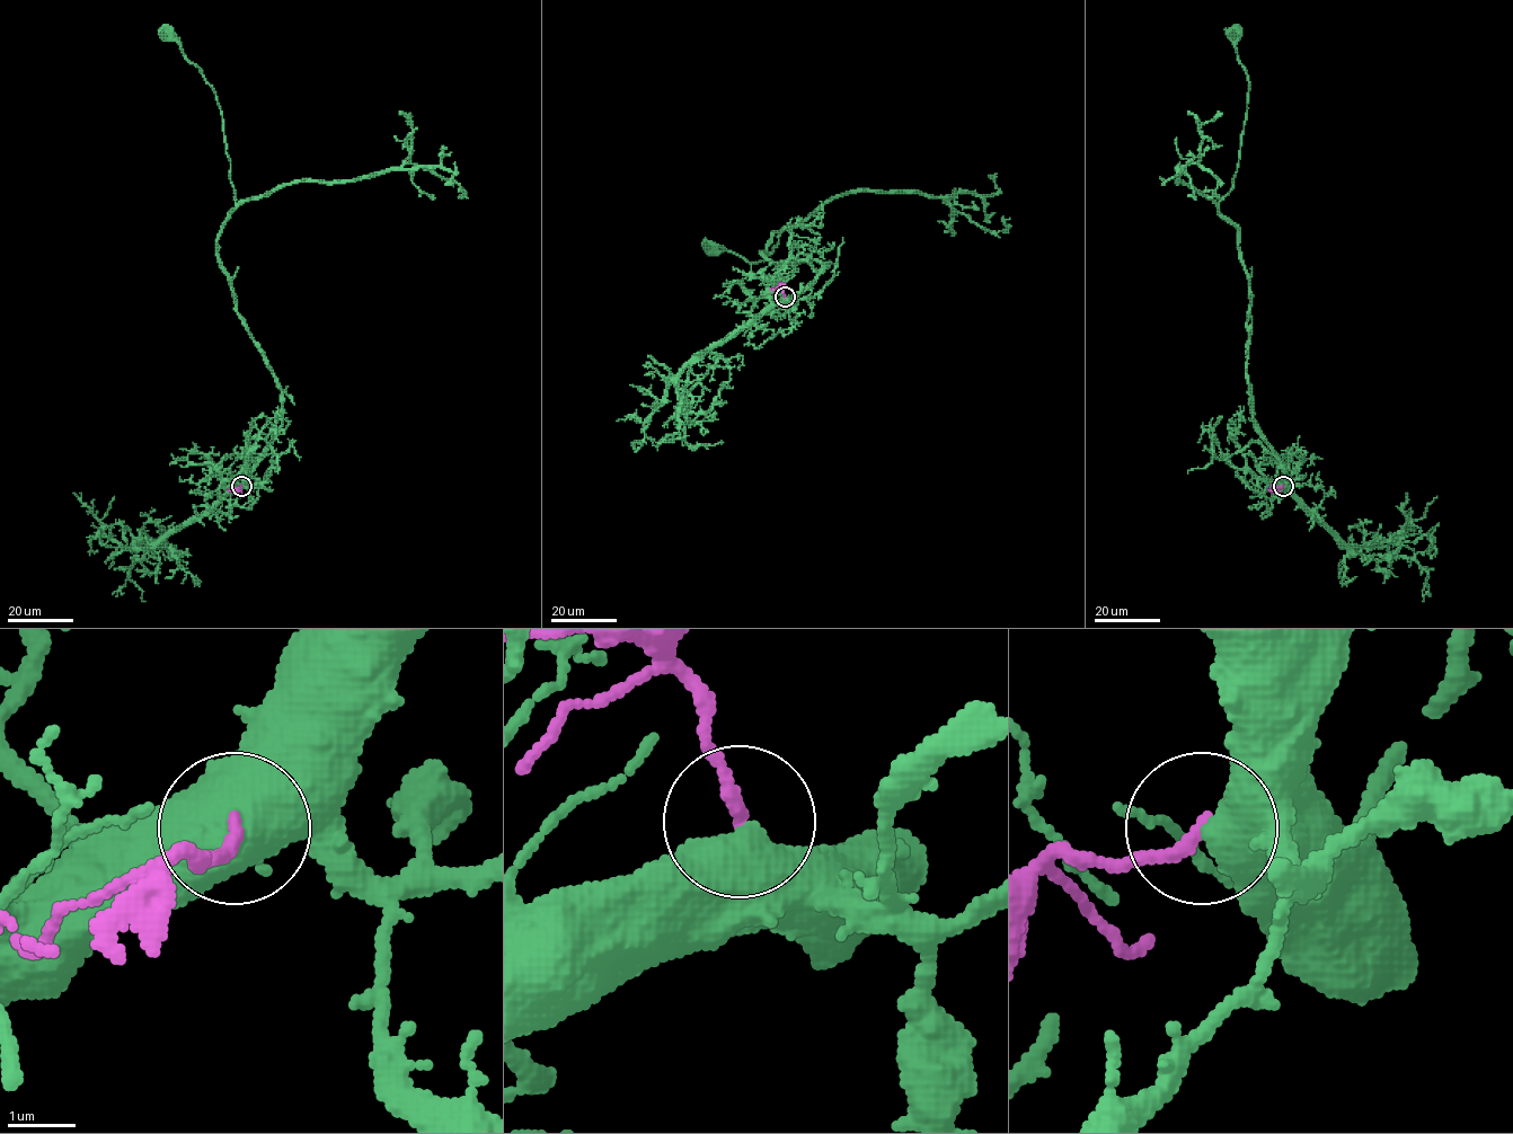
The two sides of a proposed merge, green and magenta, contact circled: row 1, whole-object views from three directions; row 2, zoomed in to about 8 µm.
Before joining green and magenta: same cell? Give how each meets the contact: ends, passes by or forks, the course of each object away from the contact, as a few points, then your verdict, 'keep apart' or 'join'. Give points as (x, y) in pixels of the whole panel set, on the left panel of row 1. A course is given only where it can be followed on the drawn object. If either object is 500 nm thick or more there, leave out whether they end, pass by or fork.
course green (241, 486), (281, 425), (281, 387), (237, 310), (218, 256), (236, 194), (215, 91), (167, 33); course magenta (241, 486), (231, 492), (228, 489); keep apart

